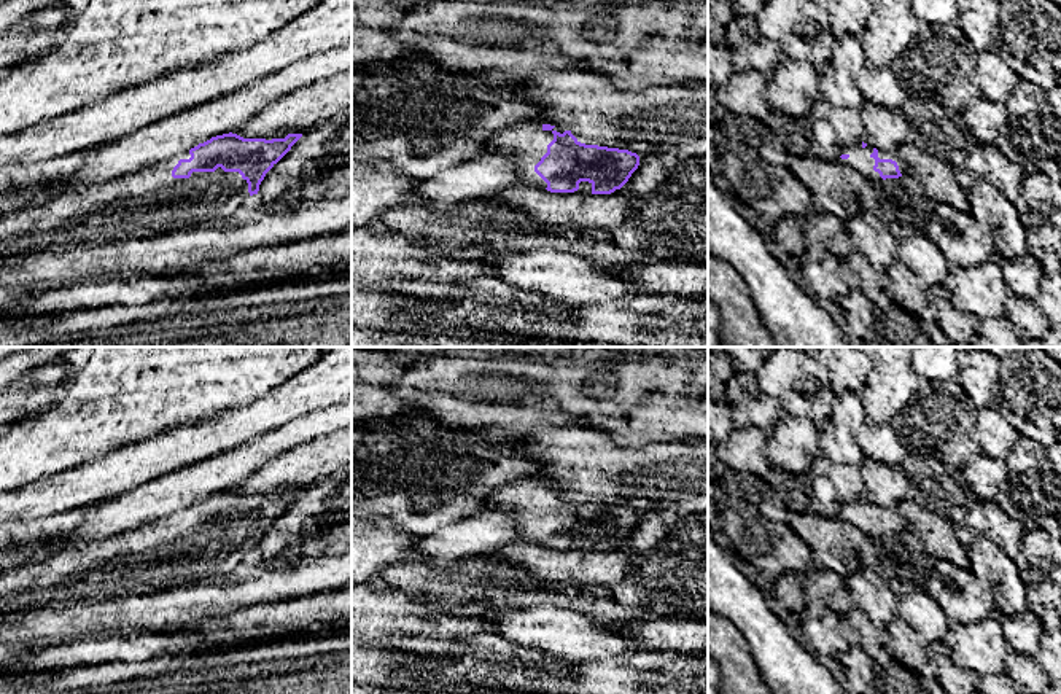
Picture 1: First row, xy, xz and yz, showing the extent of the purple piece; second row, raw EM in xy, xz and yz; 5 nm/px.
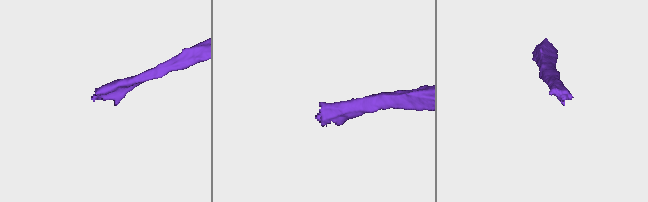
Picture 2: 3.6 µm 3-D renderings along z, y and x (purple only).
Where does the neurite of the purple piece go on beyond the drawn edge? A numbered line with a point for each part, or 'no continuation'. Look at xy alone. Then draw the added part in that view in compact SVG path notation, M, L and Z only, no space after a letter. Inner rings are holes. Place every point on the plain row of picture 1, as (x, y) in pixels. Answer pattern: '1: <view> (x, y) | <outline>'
1: xy (150, 559) | M189 508L172 513L170 516L113 535L102 541L80 543L60 548L45 554L38 562L0 573L0 626L27 611L43 605L70 605L81 602L103 602L119 597L150 595L194 584L212 576L232 571L240 562L253 559L256 551L248 549L248 540L239 528L224 528L218 524L215 528L192 528L189 535L173 535L172 527L180 516L189 516Z

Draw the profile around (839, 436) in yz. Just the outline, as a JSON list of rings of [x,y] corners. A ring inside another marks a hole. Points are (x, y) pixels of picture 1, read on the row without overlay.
[[[854,392],[837,395],[829,419],[819,425],[822,454],[835,463],[859,466],[865,458],[859,433],[867,423],[865,407],[859,395]]]

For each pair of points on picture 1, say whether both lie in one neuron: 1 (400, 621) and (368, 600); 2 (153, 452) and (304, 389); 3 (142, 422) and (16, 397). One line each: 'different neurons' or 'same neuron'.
1: same neuron
2: same neuron
3: different neurons

